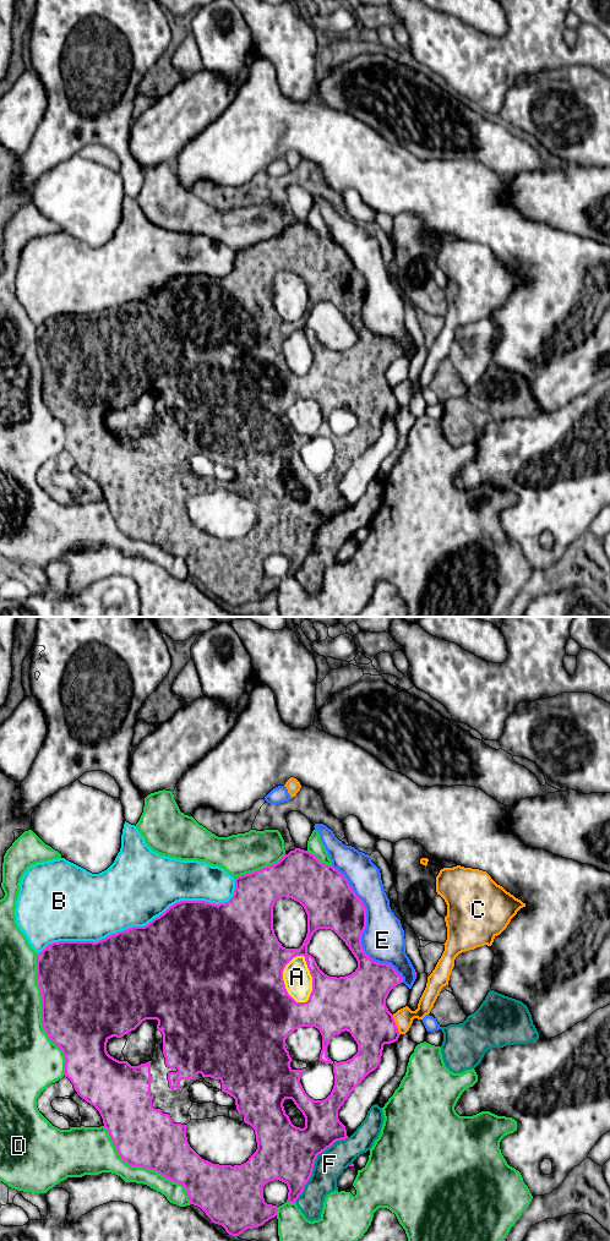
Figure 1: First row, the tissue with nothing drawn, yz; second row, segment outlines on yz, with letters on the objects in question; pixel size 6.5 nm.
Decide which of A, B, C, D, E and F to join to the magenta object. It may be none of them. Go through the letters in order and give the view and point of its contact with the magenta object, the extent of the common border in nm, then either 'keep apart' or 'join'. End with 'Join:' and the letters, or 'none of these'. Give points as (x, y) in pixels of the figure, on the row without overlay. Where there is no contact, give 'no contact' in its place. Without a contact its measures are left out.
A: yz (311, 349) | 320 nm | keep apart
B: yz (145, 299) | 1400 nm | keep apart
C: yz (395, 398) | 140 nm | keep apart
D: yz (42, 388) | 800 nm | keep apart
E: yz (364, 302) | 900 nm | keep apart
F: yz (314, 536) | 550 nm | keep apart
Join: none of these

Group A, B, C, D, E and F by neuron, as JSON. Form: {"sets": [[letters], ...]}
{"sets": [["A", "D"], ["B"], ["C"], ["E"], ["F"]]}

